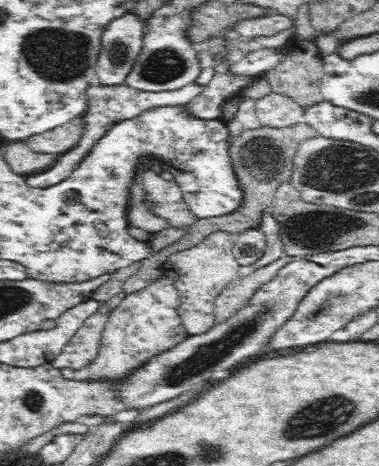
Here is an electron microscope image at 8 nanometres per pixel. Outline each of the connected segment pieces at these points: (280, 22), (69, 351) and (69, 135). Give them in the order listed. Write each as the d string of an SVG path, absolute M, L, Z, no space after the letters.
M266 13L265 15L237 20L231 28L233 34L240 34L242 37L269 37L292 26L294 26L294 20L287 16Z
M102 305L95 314L88 316L72 338L60 349L59 355L50 363L60 370L66 367L79 369L90 364L97 355L102 330L110 312Z
M82 116L69 120L52 130L43 132L26 139L30 150L50 155L62 154L74 148L82 138L85 130L85 122Z

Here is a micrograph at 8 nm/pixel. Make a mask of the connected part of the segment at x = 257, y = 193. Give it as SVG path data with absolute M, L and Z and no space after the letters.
M306 122L296 124L288 128L258 127L256 129L243 130L240 136L231 141L229 153L233 168L237 173L237 180L245 192L245 201L238 211L232 214L198 219L190 228L188 233L178 241L167 245L152 256L140 260L141 266L138 271L130 276L122 288L123 291L133 293L155 282L156 279L163 275L162 267L165 260L174 253L192 248L192 246L202 242L206 236L214 232L230 232L236 236L246 229L256 229L259 226L261 212L264 207L271 206L271 200L275 196L276 186L280 186L284 181L288 181L291 176L291 157L294 156L295 150L303 140L307 138L318 137L317 129Z

